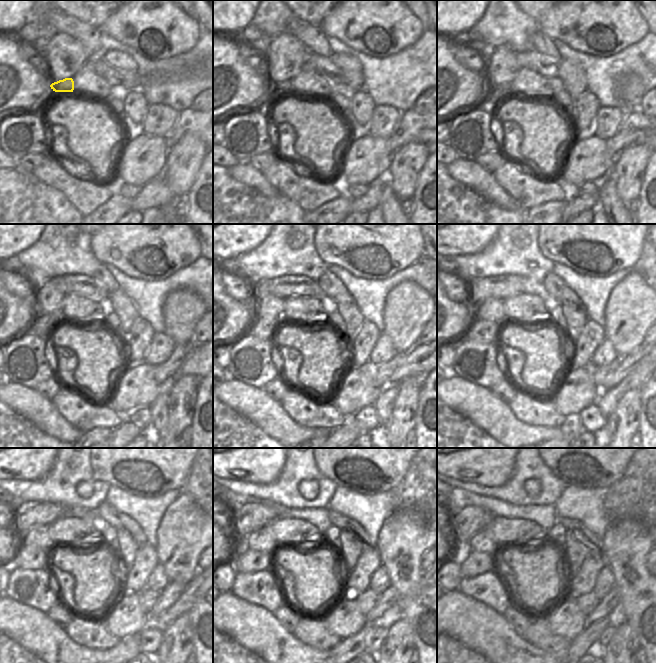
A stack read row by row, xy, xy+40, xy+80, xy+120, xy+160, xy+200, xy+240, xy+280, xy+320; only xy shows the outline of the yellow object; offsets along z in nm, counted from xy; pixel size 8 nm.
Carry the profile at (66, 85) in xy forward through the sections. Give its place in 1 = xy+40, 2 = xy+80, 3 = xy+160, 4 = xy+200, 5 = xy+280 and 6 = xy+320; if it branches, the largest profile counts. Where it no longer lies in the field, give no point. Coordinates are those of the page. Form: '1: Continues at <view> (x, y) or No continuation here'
1: Continues at xy+40 (273, 93)
2: Continues at xy+80 (491, 99)
3: Continues at xy+160 (263, 329)
4: Continues at xy+200 (483, 331)
5: Continues at xy+280 (251, 560)
6: Continues at xy+320 (471, 563)

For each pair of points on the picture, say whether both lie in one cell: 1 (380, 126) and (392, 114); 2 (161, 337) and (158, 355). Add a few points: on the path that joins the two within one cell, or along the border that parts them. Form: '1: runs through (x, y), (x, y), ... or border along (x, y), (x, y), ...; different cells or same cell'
1: runs through (383, 123), (389, 117); same cell
2: runs through (161, 341), (159, 351); same cell

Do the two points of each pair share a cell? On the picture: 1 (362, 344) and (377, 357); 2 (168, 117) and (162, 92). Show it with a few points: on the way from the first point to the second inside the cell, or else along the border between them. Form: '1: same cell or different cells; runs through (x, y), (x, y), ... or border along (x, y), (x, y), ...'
1: different cells; border along (382, 333), (378, 337), (367, 361)
2: different cells; border along (149, 104), (168, 105), (179, 112)

